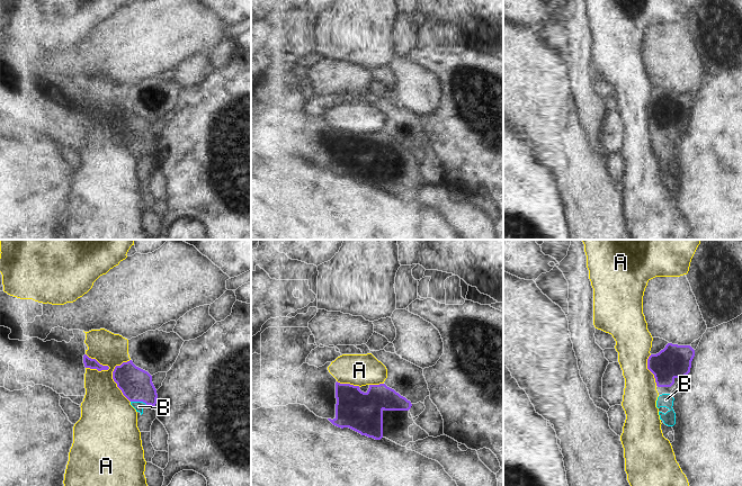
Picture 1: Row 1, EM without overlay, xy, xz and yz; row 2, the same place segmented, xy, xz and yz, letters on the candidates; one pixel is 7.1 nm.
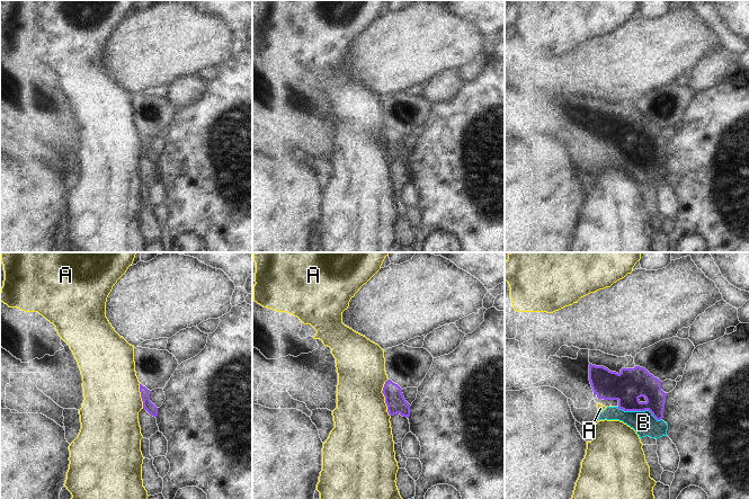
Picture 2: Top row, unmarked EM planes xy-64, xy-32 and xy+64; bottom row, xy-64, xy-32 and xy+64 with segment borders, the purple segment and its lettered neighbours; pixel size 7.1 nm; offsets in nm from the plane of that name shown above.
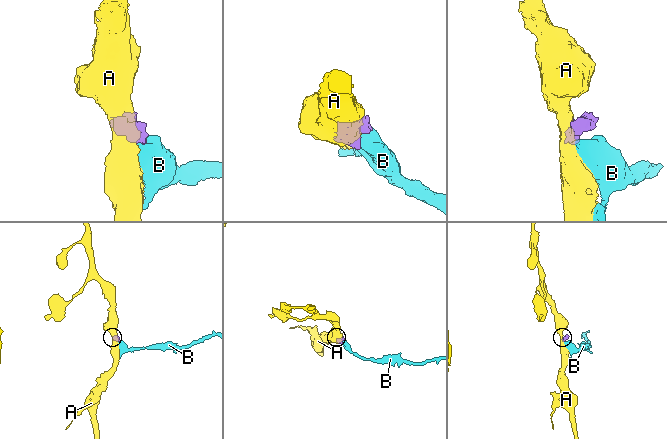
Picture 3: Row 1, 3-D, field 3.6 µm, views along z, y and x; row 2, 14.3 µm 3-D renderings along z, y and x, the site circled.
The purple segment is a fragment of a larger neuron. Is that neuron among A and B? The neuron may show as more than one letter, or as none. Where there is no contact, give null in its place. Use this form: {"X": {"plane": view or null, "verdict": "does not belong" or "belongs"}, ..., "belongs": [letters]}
{"A": {"plane": "xy", "verdict": "does not belong"}, "B": {"plane": "xy", "verdict": "belongs"}, "belongs": ["B"]}

